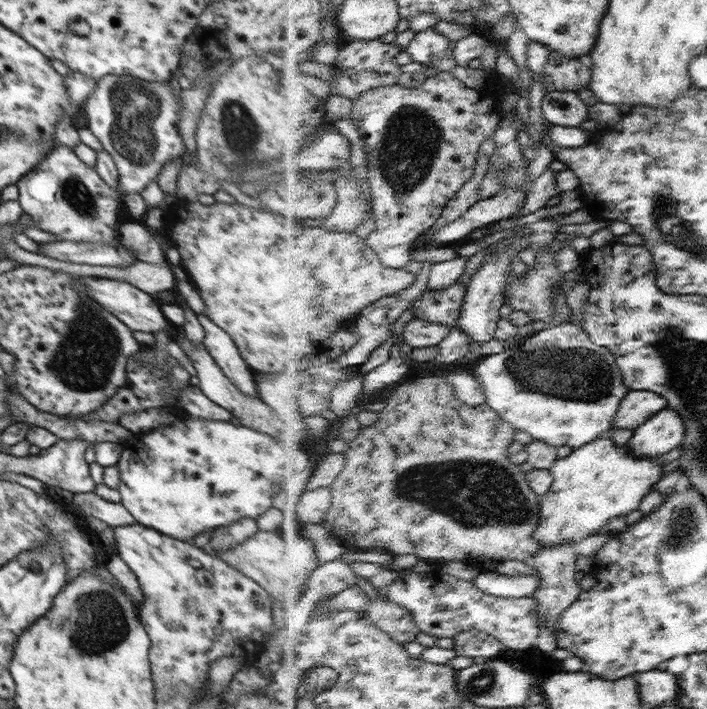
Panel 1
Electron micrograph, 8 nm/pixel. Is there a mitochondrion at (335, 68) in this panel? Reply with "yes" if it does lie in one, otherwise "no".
no

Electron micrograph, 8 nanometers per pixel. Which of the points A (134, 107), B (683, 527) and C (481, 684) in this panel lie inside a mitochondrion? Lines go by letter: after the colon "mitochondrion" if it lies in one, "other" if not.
A: mitochondrion
B: mitochondrion
C: mitochondrion

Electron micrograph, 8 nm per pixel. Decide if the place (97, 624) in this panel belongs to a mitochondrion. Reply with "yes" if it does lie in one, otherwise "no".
yes

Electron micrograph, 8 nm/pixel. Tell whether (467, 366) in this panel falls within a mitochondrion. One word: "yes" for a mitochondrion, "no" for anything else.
no

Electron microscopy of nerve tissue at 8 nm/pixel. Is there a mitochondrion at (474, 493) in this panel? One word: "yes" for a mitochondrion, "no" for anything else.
yes

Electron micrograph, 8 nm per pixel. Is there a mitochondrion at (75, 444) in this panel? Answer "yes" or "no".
no

